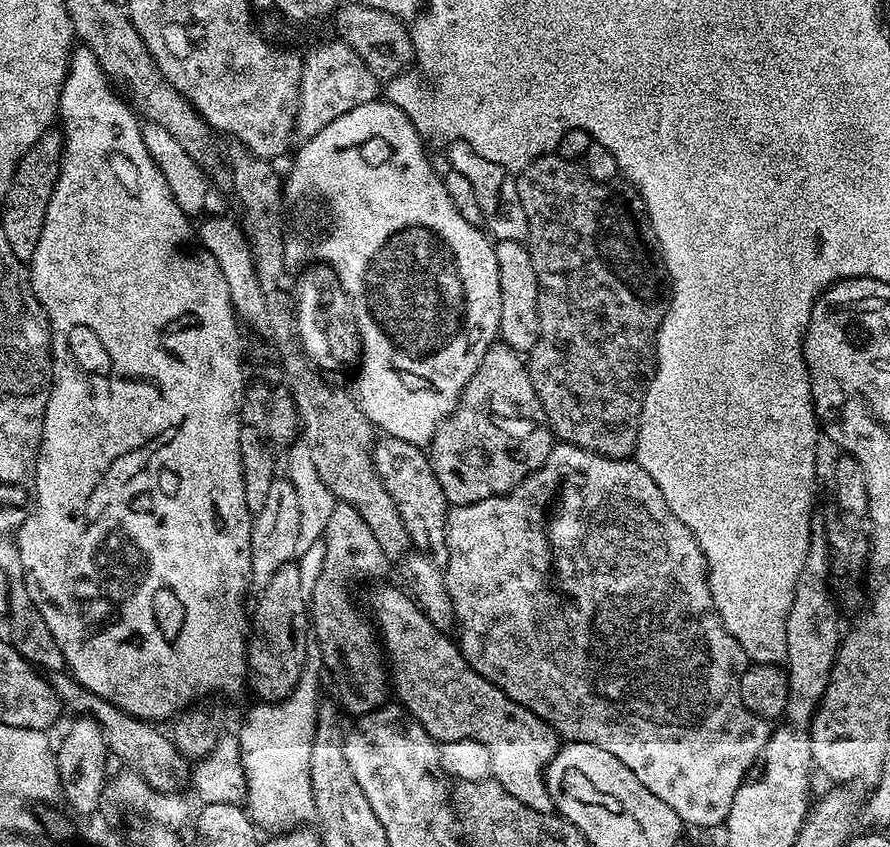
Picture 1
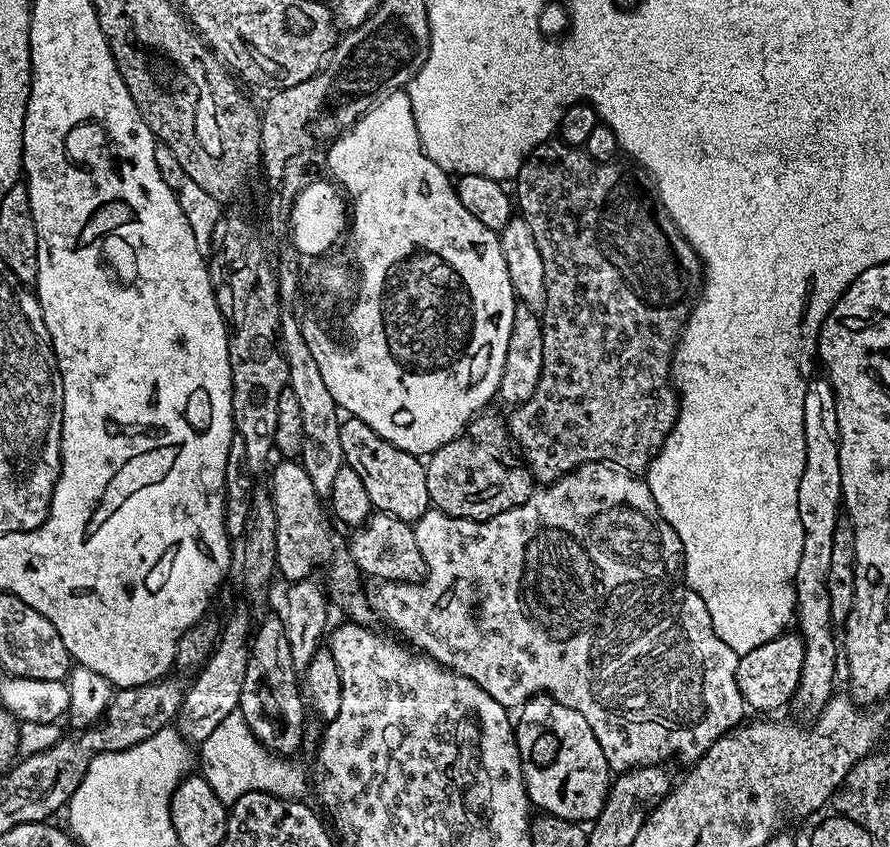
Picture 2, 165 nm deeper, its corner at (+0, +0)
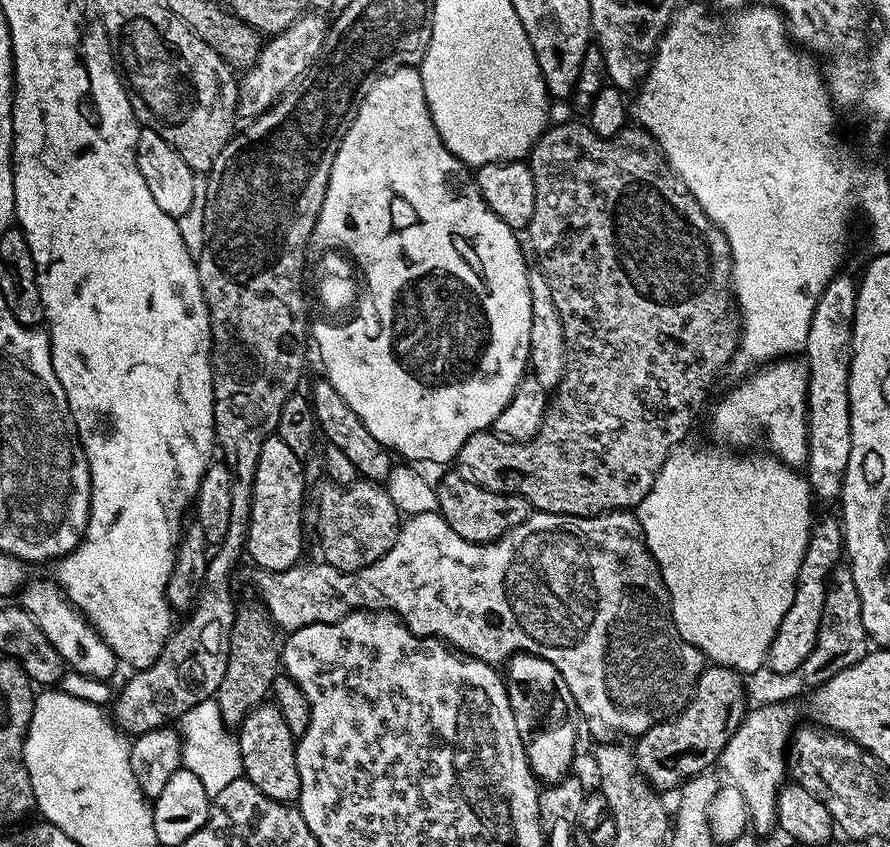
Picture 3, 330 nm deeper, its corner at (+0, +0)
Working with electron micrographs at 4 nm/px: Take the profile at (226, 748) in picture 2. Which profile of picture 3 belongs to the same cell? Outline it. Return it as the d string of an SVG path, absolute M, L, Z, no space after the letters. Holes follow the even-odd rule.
M215 699L198 702L188 712L184 713L178 721L178 730L181 734L181 761L183 767L189 768L206 786L209 798L216 796L230 782L241 779L244 767L240 742L235 735L230 733L229 725L224 723L222 710L216 705Z

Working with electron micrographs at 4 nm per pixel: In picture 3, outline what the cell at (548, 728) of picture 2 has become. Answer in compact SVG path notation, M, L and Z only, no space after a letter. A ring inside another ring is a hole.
M517 654L507 661L506 687L514 723L524 743L526 758L533 776L545 785L555 784L569 775L576 756L576 720L578 709L570 694L570 686L550 662L537 656Z

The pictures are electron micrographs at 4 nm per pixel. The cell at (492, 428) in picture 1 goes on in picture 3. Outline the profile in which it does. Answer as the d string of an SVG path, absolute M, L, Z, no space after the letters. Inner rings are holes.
M453 470L435 485L438 511L454 534L462 534L470 542L488 544L505 536L514 526L518 526L530 515L530 505L521 496L507 496L501 492L491 492L478 486L472 480L465 480L459 471Z

